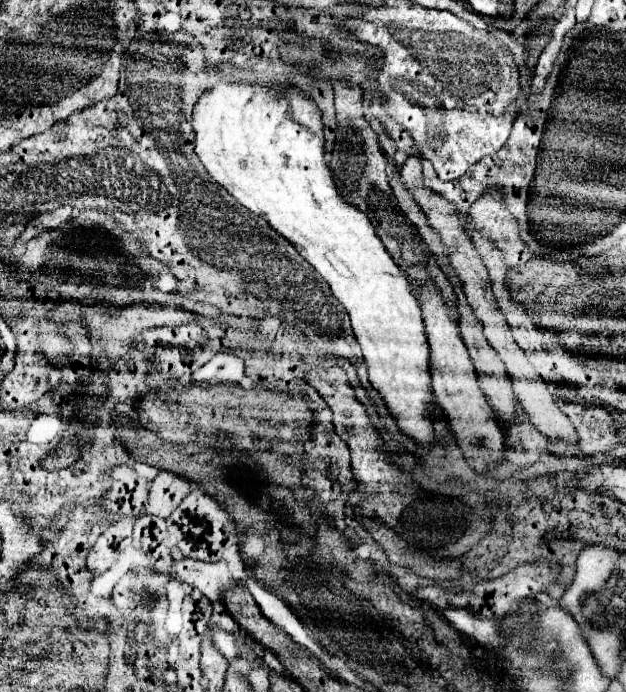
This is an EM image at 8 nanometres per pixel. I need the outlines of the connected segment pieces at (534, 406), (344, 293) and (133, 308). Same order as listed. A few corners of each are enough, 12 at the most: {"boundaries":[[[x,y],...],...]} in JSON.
{"boundaries":[[[514,380],[513,392],[538,431],[574,443],[550,384]],[[218,81],[194,107],[210,177],[350,315],[400,431],[430,449],[408,279],[338,193],[296,85]],[[130,305],[84,307],[94,355],[112,363],[152,327],[204,317],[186,309]]]}

